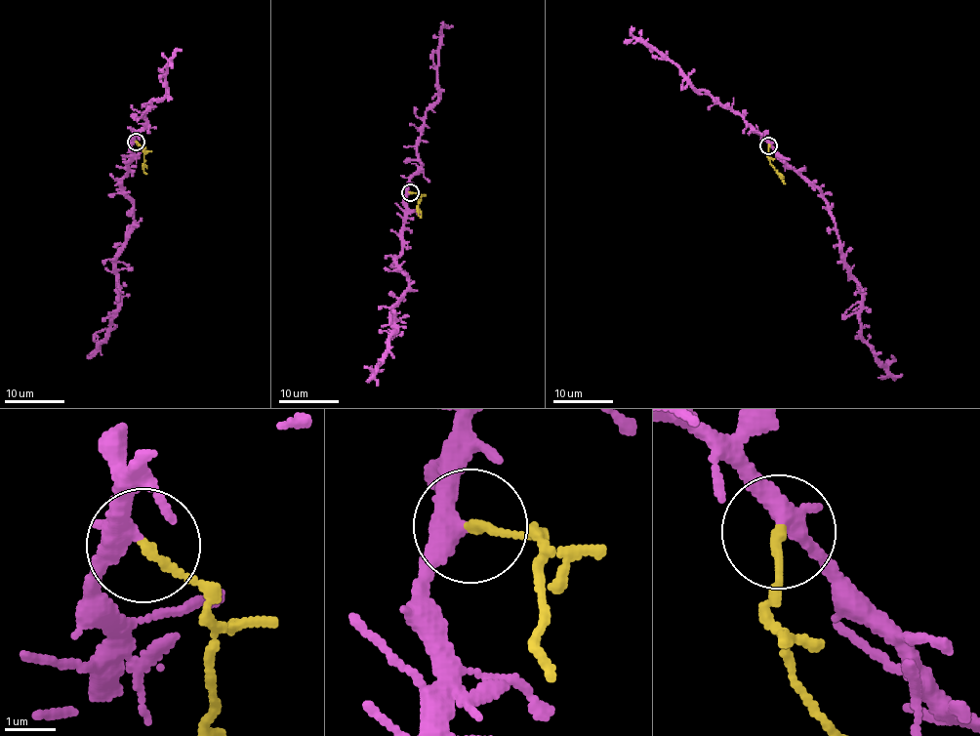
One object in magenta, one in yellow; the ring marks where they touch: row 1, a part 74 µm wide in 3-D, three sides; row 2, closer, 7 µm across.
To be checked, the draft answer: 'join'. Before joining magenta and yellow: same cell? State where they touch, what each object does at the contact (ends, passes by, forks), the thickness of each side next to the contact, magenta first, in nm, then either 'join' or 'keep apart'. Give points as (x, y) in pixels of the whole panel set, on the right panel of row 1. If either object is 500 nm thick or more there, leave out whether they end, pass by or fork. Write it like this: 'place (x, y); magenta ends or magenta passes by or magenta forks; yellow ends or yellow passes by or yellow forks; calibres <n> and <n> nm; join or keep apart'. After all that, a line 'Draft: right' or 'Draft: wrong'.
place (768, 145); magenta passes by; yellow ends; calibres 400 and 170 nm; keep apart
Draft: wrong

